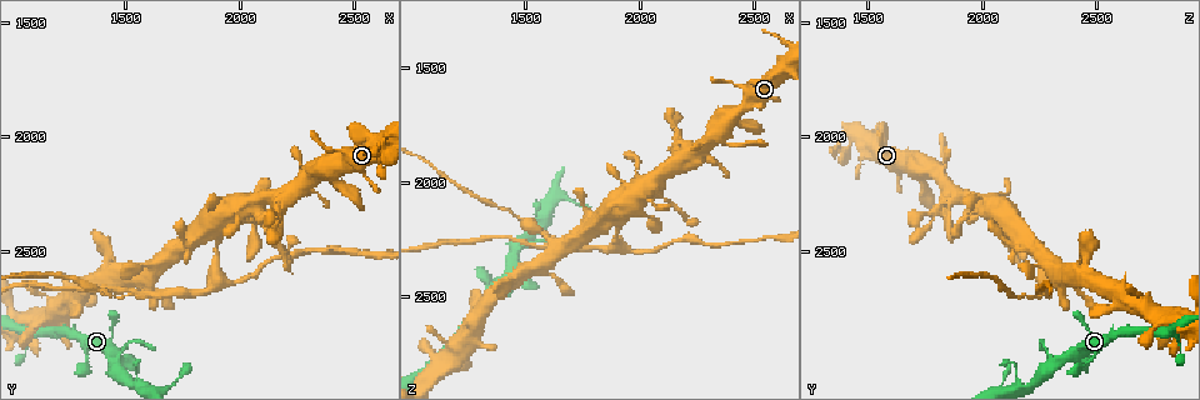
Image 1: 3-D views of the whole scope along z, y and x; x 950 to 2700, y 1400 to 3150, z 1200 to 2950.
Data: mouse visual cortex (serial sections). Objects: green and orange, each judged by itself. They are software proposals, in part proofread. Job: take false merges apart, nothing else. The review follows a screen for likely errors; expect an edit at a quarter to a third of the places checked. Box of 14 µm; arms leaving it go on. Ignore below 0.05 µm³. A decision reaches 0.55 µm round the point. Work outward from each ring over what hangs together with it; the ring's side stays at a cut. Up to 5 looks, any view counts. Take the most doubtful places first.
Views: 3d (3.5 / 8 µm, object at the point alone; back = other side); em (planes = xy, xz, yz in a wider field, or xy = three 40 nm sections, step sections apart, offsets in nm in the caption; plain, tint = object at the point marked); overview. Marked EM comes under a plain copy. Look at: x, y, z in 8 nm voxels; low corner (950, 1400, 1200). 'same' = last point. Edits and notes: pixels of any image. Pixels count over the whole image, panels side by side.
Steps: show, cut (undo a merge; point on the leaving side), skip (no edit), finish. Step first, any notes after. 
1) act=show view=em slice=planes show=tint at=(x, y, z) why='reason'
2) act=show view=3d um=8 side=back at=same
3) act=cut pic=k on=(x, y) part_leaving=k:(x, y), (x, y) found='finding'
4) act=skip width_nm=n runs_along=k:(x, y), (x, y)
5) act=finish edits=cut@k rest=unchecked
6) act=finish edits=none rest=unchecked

act=show view=3d um=3.5 at=(1900, 2630, 2270) why='branch point'

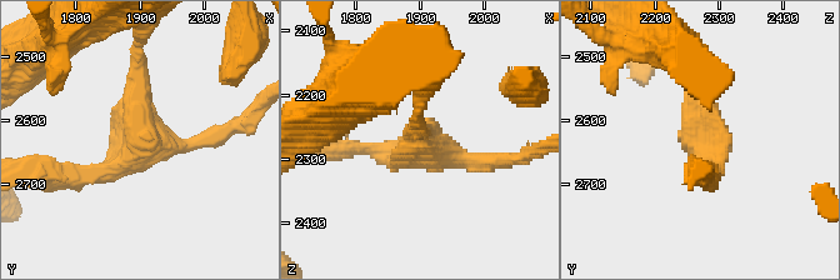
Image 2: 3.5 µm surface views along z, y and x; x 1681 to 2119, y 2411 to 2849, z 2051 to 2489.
act=cut pic=2 on=(195, 141) part_leaving=2:(701, 110), (710, 176) found='two cells meet here'

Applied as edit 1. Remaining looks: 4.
act=show view=3d um=3.5 side=back at=(2100, 2400, 2080) why='thin neck'

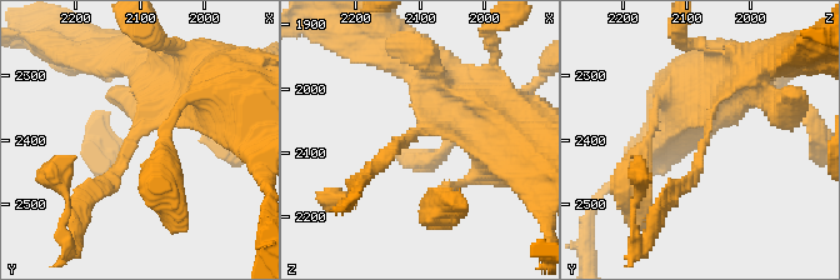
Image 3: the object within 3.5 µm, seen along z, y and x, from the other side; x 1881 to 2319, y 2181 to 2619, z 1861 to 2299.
act=show view=em slice=xy step=1 show=tint at=(2105, 2400, 2070) arm_widths_nm=200,300 why='shape alone is not enough'

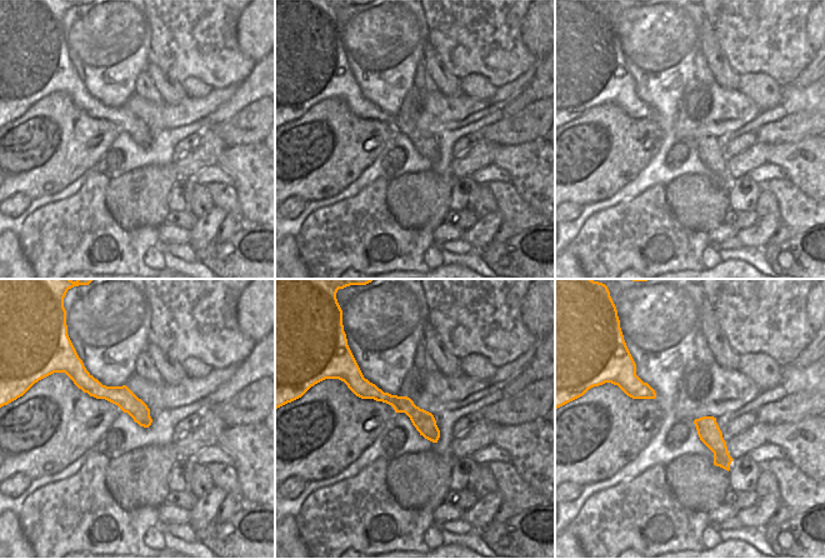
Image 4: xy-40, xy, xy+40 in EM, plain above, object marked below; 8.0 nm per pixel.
act=skip width_nm=170 runs_along=4:(363, 380), (405, 404), (435, 437) found='all the same cell'

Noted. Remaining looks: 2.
act=finish edits=cut@2 rest=unchecked

